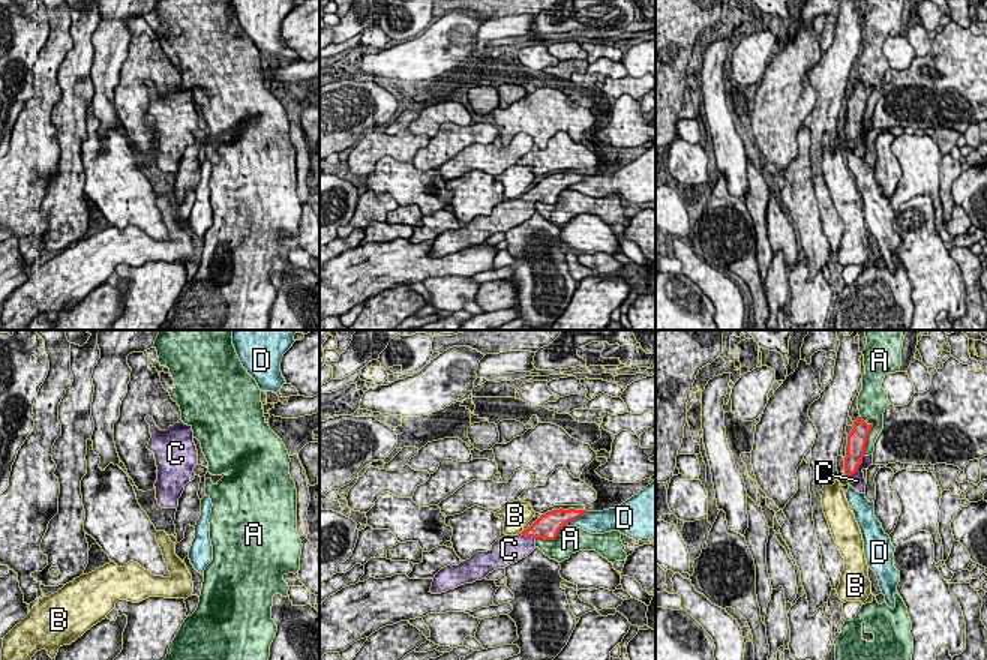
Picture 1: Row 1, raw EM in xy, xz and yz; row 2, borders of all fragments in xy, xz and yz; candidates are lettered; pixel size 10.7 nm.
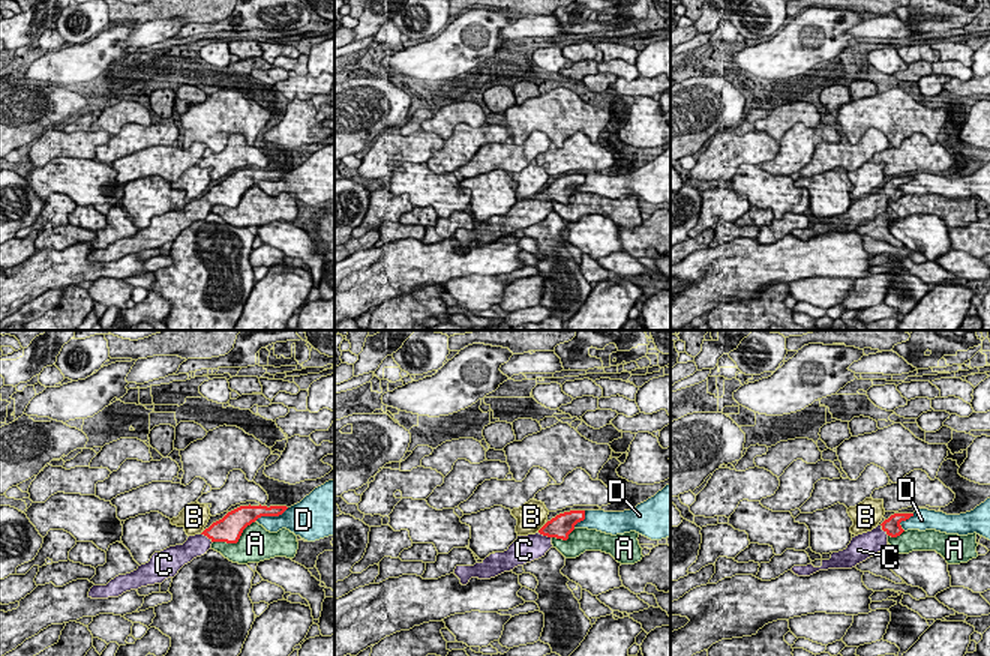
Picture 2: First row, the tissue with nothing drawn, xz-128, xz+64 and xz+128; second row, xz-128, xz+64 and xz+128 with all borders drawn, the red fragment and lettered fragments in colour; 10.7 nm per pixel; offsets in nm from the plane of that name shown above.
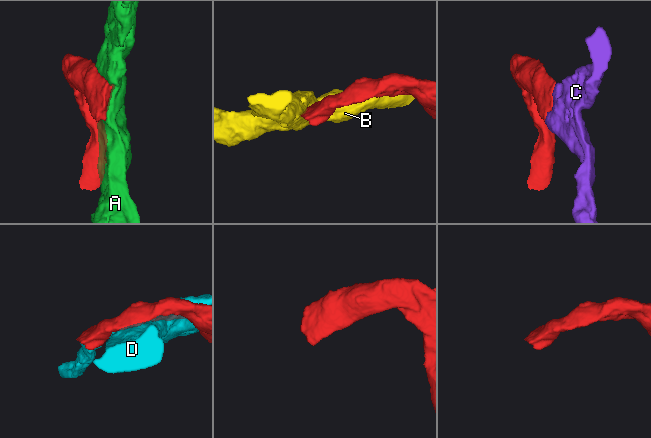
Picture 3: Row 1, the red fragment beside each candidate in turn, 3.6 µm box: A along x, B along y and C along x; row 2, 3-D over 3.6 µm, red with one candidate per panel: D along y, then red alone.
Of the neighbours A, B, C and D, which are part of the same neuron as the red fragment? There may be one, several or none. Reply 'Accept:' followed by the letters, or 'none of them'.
Accept: C

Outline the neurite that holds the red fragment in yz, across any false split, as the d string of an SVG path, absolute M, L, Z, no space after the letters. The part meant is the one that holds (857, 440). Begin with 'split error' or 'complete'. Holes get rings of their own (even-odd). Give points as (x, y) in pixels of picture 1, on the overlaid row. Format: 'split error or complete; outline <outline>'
split error; outline M862 417L854 422L854 429L848 435L844 474L849 484L860 494L866 494L864 470L873 464L873 454L866 456L866 444L873 424L867 424Z

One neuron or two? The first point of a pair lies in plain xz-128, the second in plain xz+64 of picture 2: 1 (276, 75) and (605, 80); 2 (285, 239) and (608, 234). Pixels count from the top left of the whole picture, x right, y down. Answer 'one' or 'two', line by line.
1: one
2: one

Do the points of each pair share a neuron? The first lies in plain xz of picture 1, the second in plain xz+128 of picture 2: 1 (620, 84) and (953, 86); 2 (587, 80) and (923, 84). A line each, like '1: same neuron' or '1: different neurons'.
1: same neuron
2: same neuron

